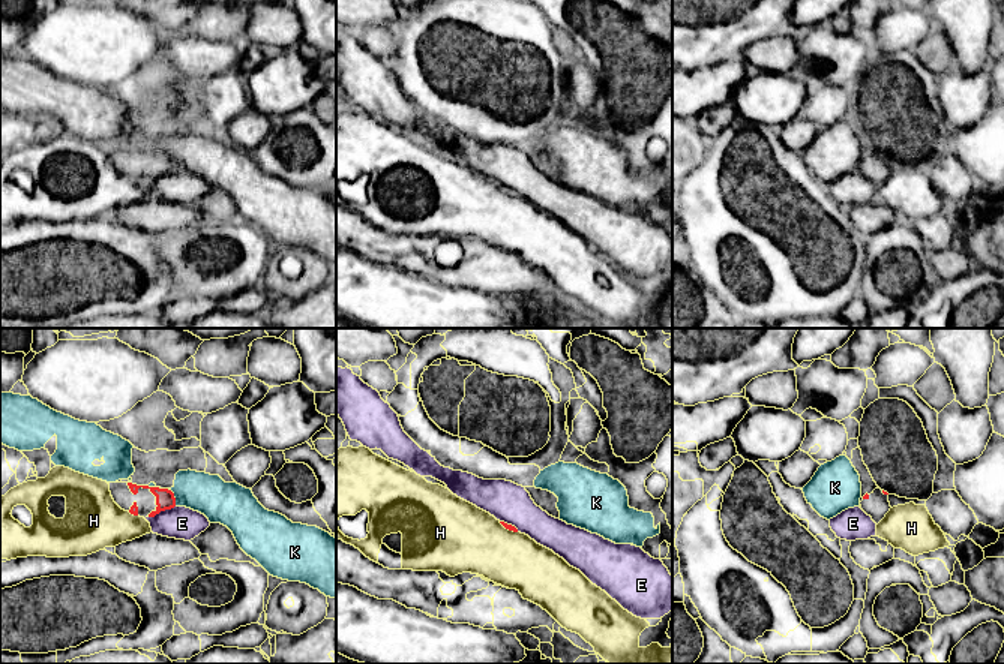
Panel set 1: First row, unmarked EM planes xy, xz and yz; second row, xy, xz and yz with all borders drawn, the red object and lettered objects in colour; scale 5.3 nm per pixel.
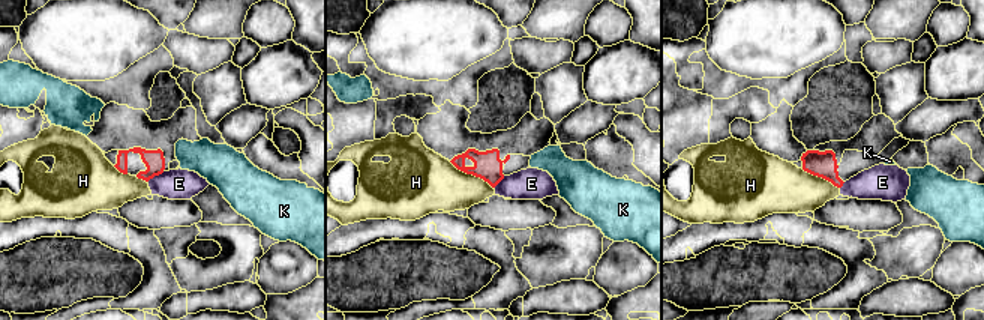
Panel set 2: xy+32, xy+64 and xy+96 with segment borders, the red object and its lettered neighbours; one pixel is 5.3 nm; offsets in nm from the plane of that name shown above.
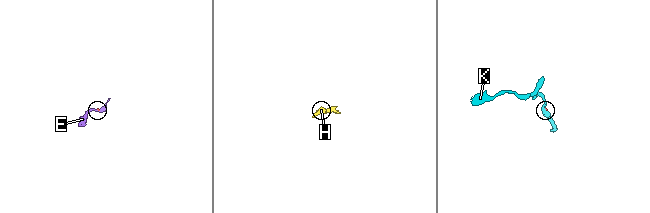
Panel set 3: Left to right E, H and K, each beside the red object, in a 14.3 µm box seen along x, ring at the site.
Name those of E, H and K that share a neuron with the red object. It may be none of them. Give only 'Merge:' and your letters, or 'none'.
Merge: none

